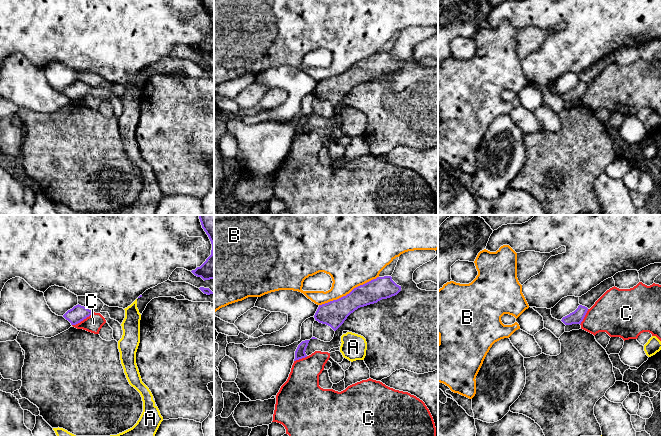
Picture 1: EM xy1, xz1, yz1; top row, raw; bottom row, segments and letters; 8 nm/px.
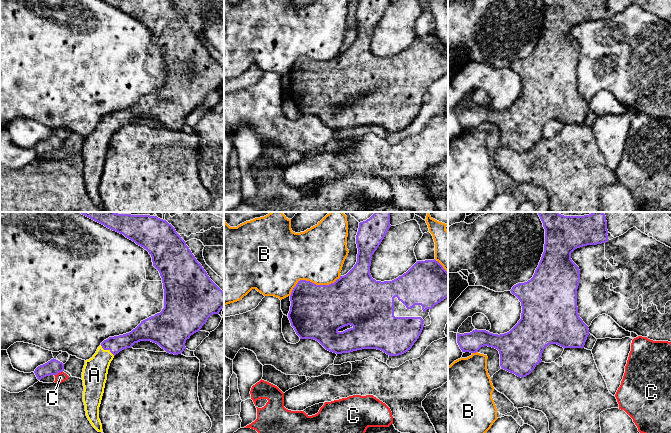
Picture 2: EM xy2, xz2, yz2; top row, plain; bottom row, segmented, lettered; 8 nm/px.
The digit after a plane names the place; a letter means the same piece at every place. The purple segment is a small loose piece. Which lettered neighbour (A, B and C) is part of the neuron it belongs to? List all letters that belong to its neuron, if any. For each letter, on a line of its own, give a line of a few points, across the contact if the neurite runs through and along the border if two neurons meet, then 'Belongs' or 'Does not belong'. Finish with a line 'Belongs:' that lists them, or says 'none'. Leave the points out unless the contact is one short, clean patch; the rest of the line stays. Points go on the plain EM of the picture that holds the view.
A: Line: xy2 (115, 120), (107, 125), (94, 151). Belongs
B: Does not belong
C: Line: xy1 (93, 88), (72, 101). Does not belong
Belongs: A

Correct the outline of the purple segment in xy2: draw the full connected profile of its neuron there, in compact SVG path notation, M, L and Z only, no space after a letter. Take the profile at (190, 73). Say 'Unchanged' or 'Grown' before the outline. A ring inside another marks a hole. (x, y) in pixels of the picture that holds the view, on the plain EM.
Grown. M171 0L102 1L123 10L149 28L153 42L159 47L162 54L164 84L160 89L141 97L131 108L104 116L93 133L85 137L82 148L83 178L86 192L98 208L102 208L99 183L104 169L108 145L117 129L131 124L140 117L151 117L158 120L167 129L181 130L186 125L186 116L200 107L211 91L219 90L224 83L224 68L210 55L207 48L186 21L186 18Z

